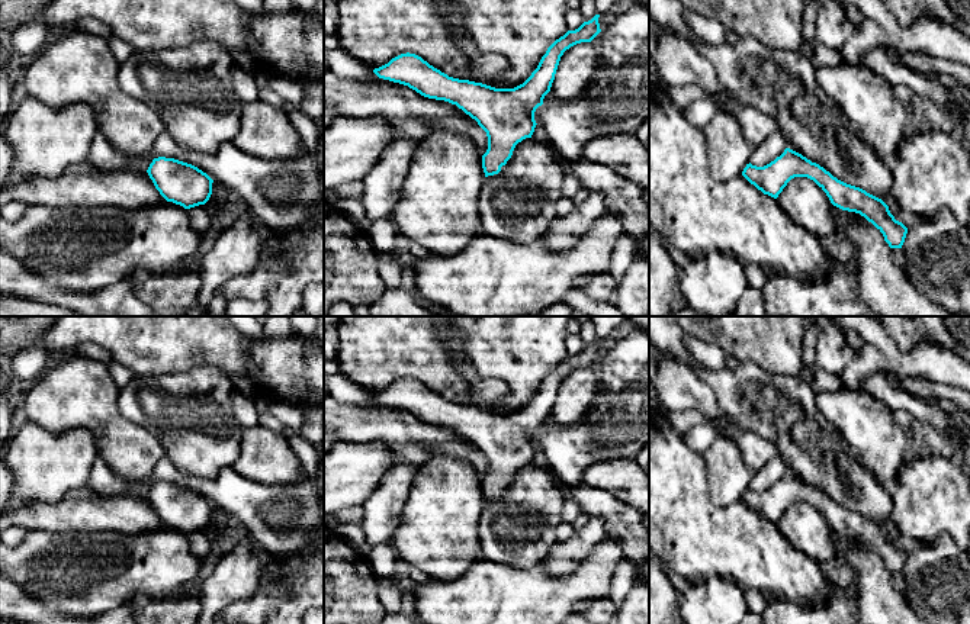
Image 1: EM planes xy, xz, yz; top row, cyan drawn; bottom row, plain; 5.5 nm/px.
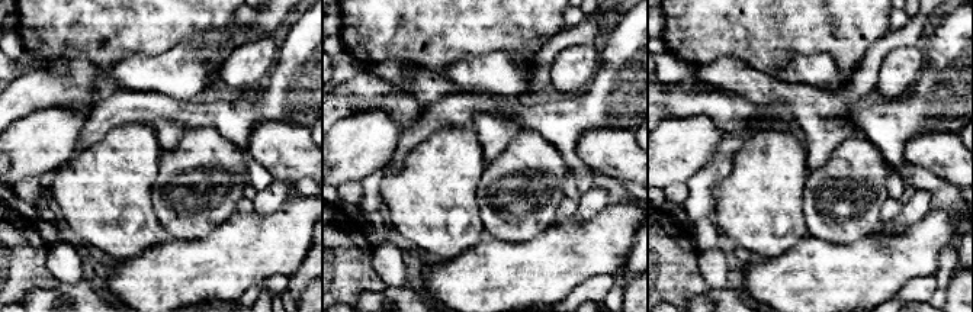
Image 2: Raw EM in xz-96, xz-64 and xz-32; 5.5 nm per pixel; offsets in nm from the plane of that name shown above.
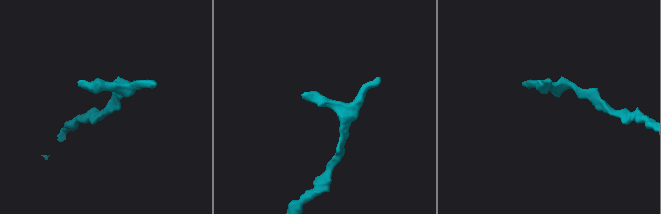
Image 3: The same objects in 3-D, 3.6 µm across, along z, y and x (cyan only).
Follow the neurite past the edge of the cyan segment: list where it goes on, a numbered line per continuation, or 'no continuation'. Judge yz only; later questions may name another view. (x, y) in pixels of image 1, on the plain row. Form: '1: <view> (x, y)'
no continuation

